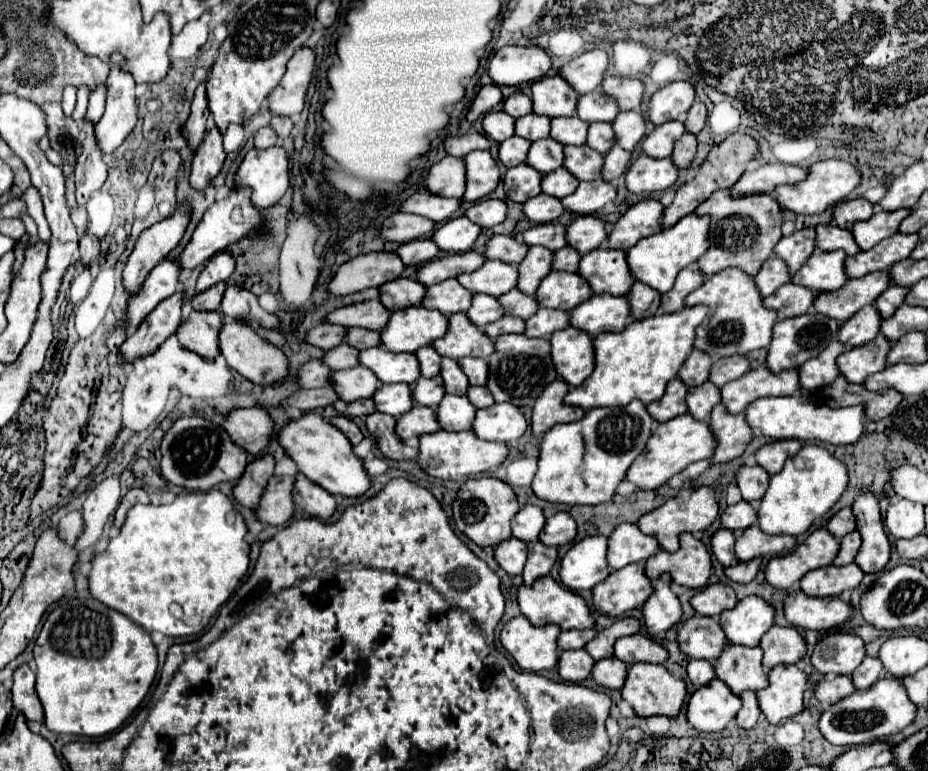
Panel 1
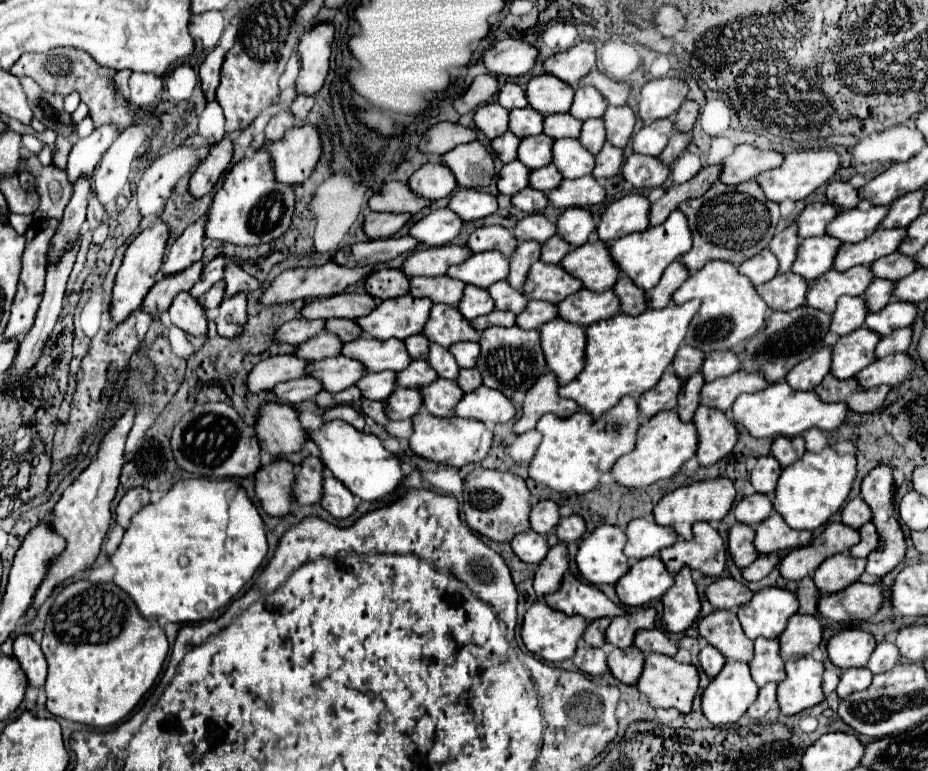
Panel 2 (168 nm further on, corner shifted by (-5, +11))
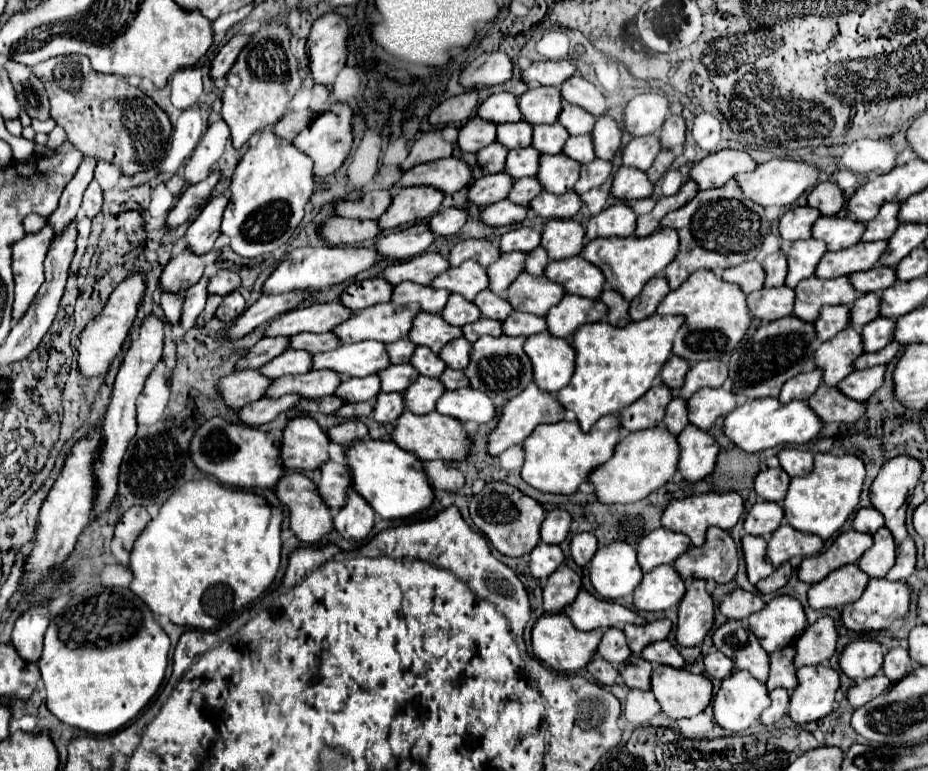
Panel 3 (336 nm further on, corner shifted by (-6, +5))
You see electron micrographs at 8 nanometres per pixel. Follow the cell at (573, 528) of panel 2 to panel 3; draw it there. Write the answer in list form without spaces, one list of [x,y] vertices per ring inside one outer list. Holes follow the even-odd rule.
[[[582,532],[582,534],[574,534],[572,542],[570,542],[570,556],[578,566],[586,566],[590,562],[590,558],[594,556],[596,550],[596,538],[594,534]]]

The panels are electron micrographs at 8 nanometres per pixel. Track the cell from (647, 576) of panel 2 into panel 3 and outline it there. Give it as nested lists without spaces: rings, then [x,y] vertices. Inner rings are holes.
[[[658,566],[656,570],[644,574],[642,584],[634,592],[634,606],[638,610],[668,610],[678,606],[686,586],[680,574],[672,566]]]

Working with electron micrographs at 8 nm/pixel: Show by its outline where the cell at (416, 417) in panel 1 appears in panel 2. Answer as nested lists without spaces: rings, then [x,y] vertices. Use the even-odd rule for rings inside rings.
[[[397,388],[393,396],[387,400],[387,416],[391,420],[405,420],[411,418],[413,414],[419,414],[423,406],[421,392],[413,388]]]

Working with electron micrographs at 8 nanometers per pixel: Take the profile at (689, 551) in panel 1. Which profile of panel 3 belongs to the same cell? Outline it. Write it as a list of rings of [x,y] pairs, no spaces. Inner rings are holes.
[[[710,528],[706,534],[706,544],[700,548],[690,548],[674,562],[674,568],[682,578],[702,578],[726,584],[734,580],[738,572],[738,548],[732,536],[722,528]]]

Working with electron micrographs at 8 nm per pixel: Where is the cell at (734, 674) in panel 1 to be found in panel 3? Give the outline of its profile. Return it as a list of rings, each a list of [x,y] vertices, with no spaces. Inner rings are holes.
[[[786,646],[770,654],[770,678],[766,686],[768,690],[774,690],[778,686],[794,690],[798,686],[796,668],[794,668],[794,646]]]

